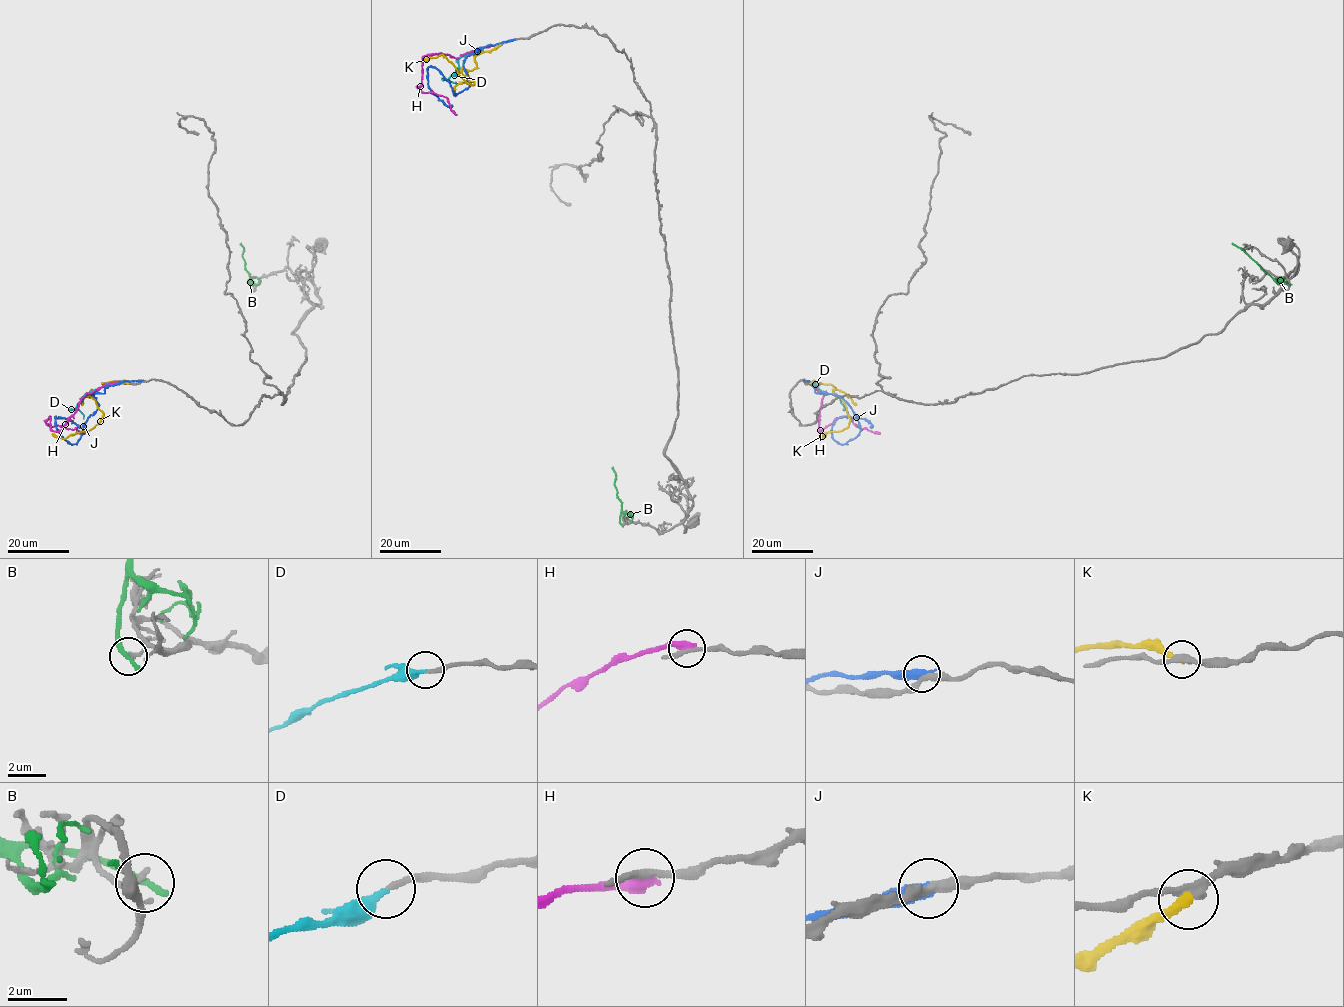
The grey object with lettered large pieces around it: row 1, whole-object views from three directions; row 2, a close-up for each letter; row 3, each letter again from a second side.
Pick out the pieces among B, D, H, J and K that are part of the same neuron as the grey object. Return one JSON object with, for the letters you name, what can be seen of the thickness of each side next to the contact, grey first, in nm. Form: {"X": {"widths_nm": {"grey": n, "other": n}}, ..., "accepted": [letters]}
{"D": {"widths_nm": {"grey": 190, "other": 280}}, "accepted": ["D"]}

